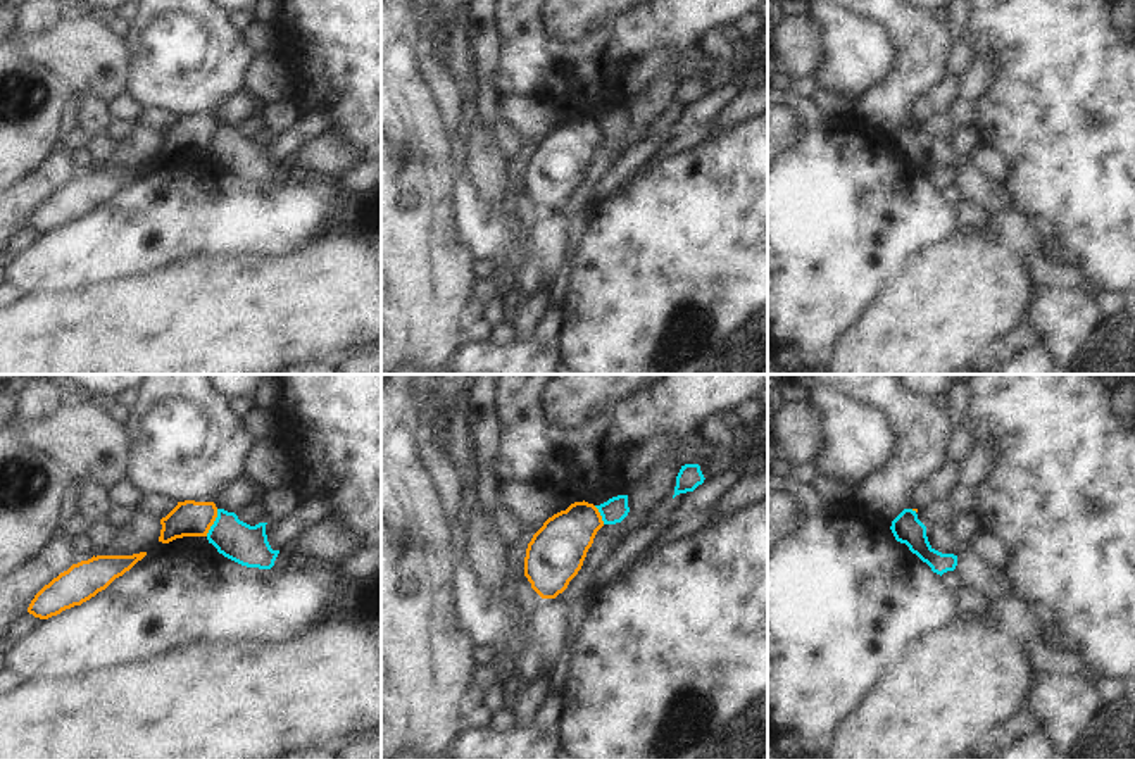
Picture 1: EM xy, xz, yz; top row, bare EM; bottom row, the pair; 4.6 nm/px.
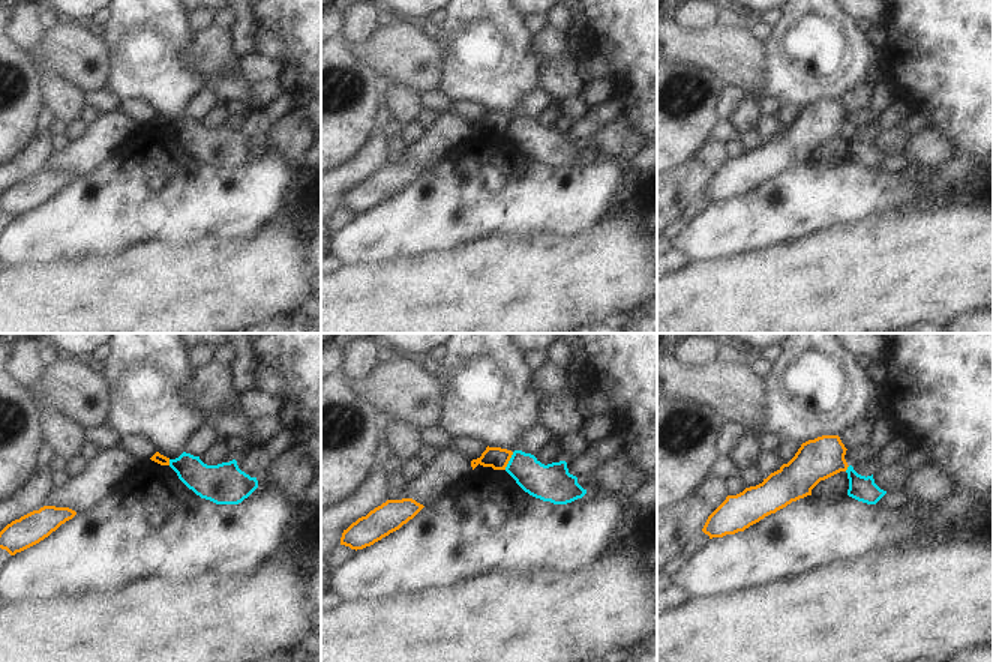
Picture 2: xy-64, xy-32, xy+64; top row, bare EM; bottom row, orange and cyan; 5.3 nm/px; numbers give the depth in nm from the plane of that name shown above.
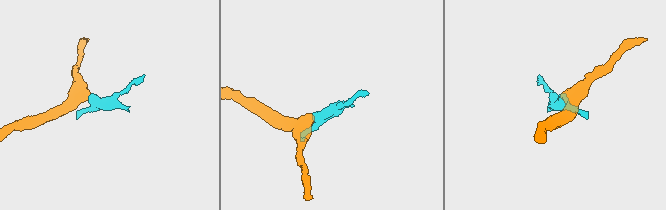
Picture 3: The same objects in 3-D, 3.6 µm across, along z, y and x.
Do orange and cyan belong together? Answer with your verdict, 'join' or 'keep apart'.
keep apart

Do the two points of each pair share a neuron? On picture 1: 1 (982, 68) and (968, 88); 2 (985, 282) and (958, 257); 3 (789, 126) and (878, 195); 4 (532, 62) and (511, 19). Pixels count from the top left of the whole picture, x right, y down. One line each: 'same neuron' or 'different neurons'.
1: same neuron
2: same neuron
3: different neurons
4: same neuron

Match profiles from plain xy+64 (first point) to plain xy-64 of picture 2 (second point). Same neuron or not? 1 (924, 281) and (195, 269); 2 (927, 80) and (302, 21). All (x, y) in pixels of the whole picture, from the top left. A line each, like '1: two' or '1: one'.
1: one
2: one

